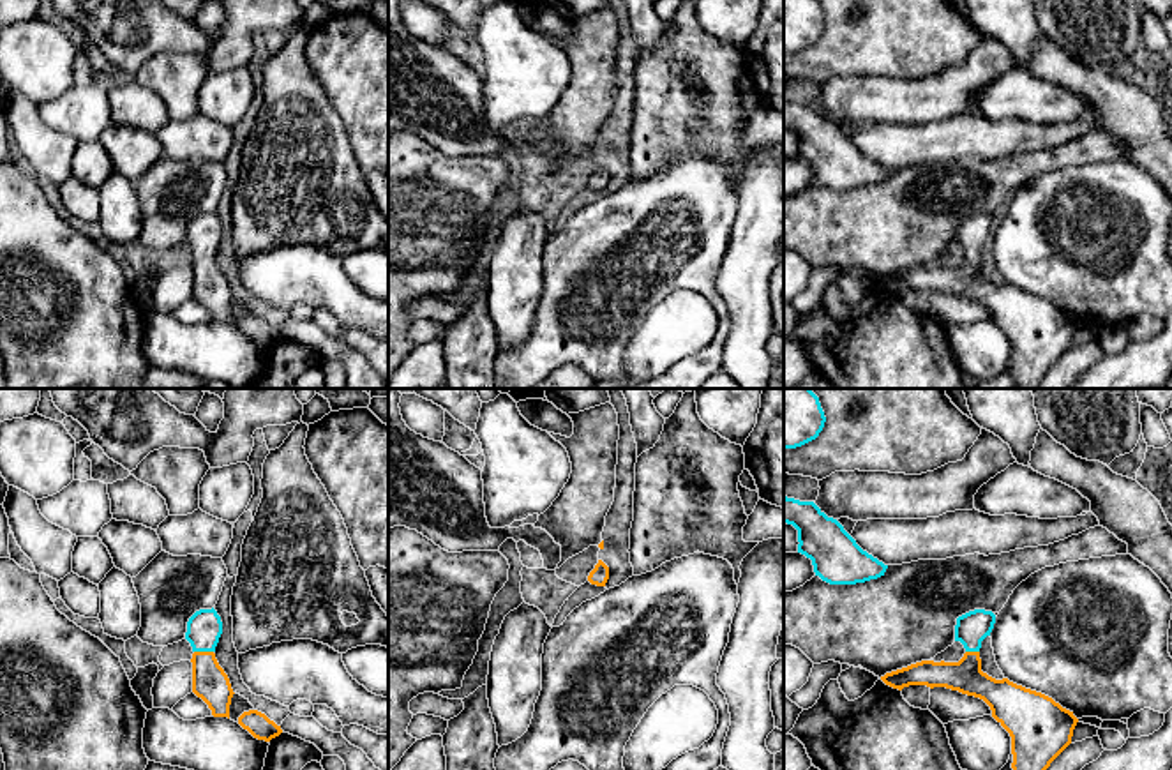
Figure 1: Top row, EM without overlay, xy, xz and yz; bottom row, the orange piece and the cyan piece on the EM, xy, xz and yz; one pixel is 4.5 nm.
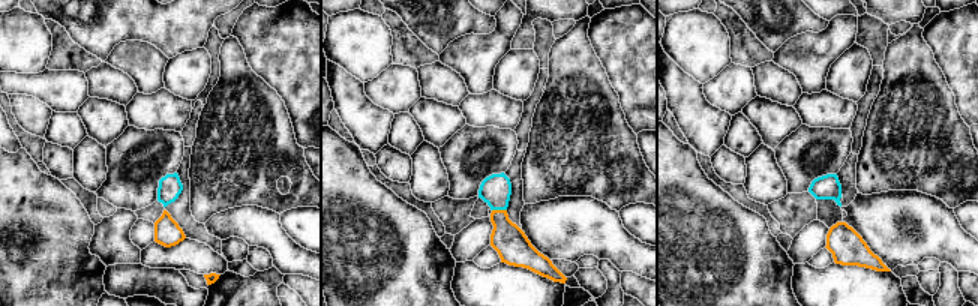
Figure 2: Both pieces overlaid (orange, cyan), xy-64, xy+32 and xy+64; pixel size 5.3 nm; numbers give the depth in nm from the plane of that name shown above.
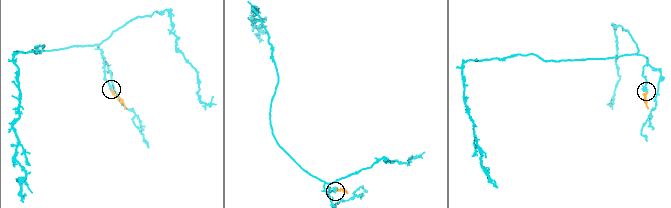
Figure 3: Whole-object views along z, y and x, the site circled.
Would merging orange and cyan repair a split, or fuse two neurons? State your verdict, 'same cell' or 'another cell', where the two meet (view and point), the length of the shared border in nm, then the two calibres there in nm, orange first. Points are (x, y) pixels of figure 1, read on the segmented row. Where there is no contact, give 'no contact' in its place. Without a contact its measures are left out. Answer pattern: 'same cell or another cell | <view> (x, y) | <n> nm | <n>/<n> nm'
same cell | xy (203, 652) | 90 nm | 160/160 nm

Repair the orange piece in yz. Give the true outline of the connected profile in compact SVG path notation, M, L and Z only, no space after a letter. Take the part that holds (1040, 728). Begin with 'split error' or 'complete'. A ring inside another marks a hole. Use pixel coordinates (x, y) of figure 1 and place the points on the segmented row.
split error; M969 611L955 625L955 641L965 648L958 662L921 661L886 673L881 680L898 691L909 685L946 687L983 699L1011 736L1011 768L1047 770L1071 744L1078 719L1041 692L981 671L981 641L990 636L994 623L992 611Z

